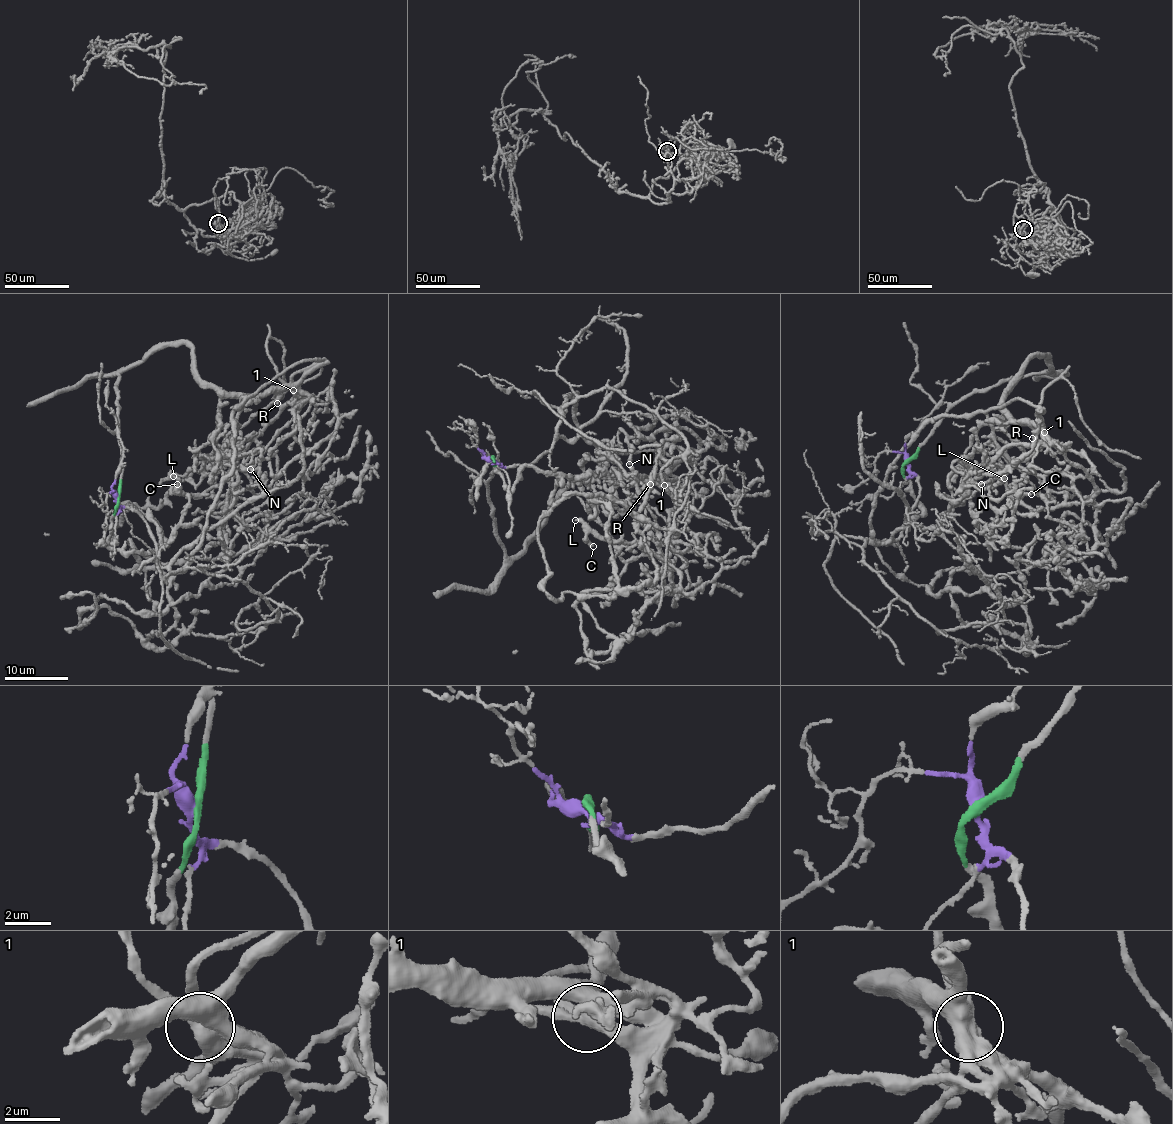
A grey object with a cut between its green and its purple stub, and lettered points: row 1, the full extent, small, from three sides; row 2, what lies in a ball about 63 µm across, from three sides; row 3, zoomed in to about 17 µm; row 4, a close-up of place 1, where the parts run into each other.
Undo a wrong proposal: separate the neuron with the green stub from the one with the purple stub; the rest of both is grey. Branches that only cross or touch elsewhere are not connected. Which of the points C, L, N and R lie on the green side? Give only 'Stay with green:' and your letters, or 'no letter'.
Stay with green: C, L, R

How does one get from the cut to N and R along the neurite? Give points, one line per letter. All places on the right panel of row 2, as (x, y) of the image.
N: (906, 461), (918, 499), (876, 544), (875, 493), (927, 423), (983, 411), (1012, 463), (952, 464), (982, 484)
R: (906, 461), (953, 405), (1051, 371), (1044, 355), (1029, 357), (1003, 403), (1034, 429), (1032, 438)

